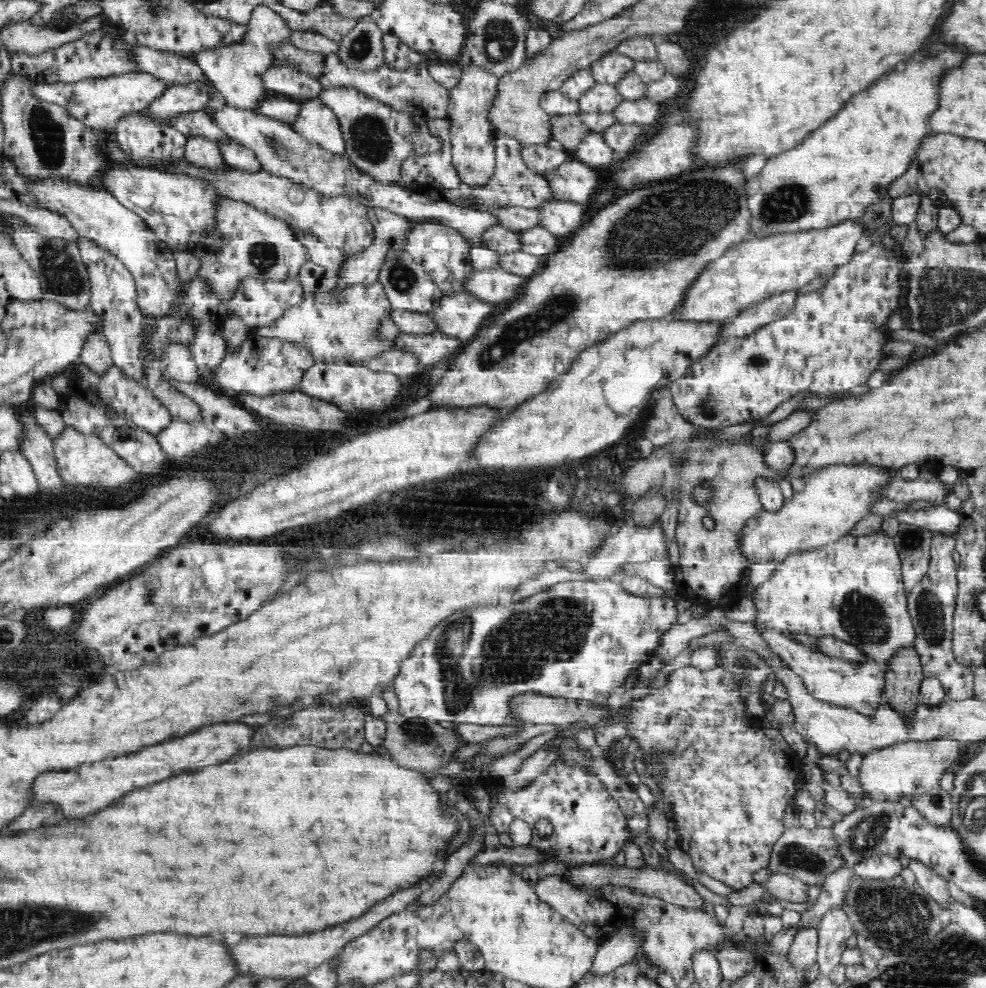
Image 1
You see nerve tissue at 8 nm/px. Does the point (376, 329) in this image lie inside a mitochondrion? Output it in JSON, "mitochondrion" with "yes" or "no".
{"mitochondrion":"yes"}

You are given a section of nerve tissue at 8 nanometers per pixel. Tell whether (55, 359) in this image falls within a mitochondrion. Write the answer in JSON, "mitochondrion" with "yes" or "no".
{"mitochondrion":"no"}

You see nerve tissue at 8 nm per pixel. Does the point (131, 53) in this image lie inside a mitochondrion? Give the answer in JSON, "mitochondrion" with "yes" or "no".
{"mitochondrion":"no"}

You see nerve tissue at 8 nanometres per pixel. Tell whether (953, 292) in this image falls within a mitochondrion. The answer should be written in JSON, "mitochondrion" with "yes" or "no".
{"mitochondrion":"yes"}

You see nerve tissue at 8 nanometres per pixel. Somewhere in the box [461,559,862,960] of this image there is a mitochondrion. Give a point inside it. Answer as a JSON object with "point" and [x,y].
{"point":[793,855]}

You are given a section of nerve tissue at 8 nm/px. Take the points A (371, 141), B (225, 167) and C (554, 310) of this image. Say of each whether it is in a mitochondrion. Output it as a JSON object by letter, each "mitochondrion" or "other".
{"A":"mitochondrion","B":"other","C":"mitochondrion"}

